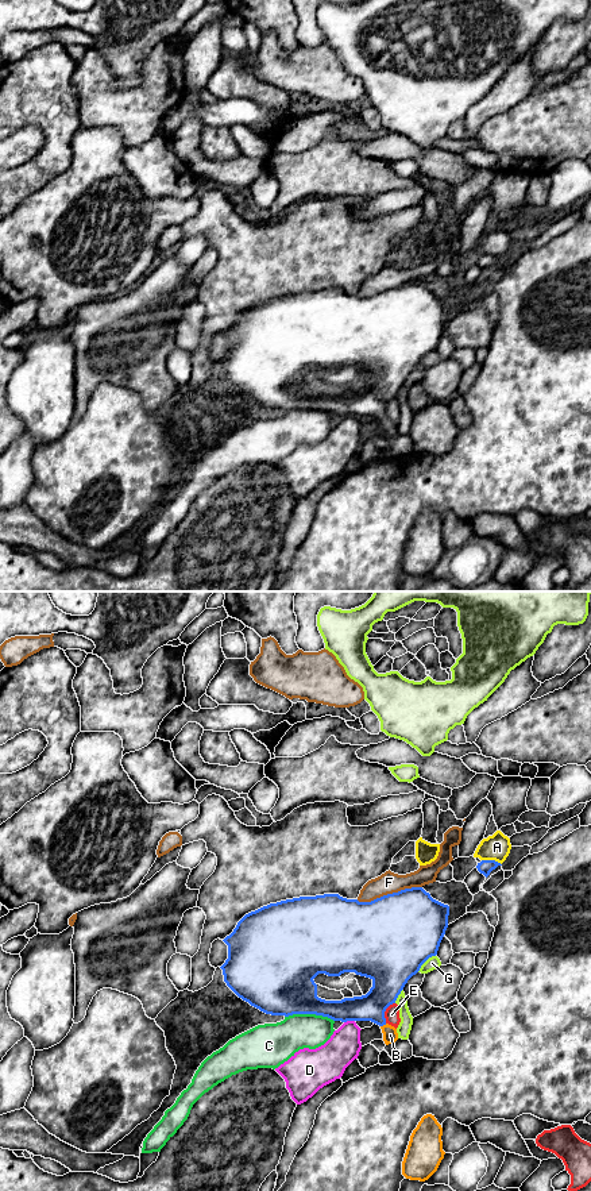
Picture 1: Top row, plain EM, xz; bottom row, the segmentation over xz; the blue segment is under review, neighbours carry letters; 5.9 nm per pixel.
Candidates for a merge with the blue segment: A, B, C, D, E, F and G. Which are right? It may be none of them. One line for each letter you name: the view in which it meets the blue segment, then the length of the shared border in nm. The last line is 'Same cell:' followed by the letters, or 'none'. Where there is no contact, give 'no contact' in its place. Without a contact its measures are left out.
B: meets blue in xz; contact 40 nm long
Same cell: B

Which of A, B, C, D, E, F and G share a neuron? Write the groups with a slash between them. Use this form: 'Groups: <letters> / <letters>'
Groups: A / B / C / D / E / F / G

